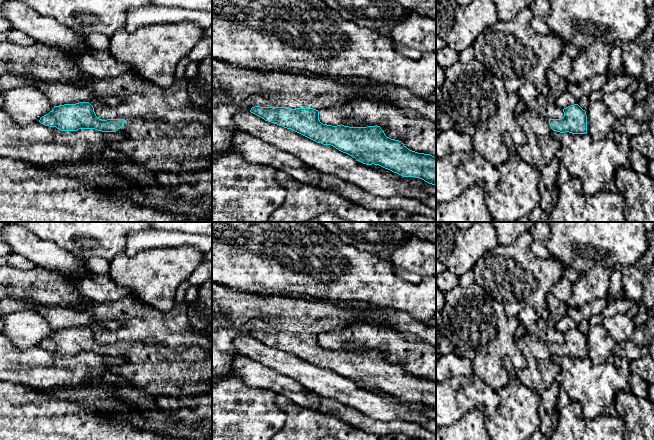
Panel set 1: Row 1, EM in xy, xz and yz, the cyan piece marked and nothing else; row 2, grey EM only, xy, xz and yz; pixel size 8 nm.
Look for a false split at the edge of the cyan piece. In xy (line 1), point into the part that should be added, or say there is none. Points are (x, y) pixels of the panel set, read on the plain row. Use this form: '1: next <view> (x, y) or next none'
1: next none

